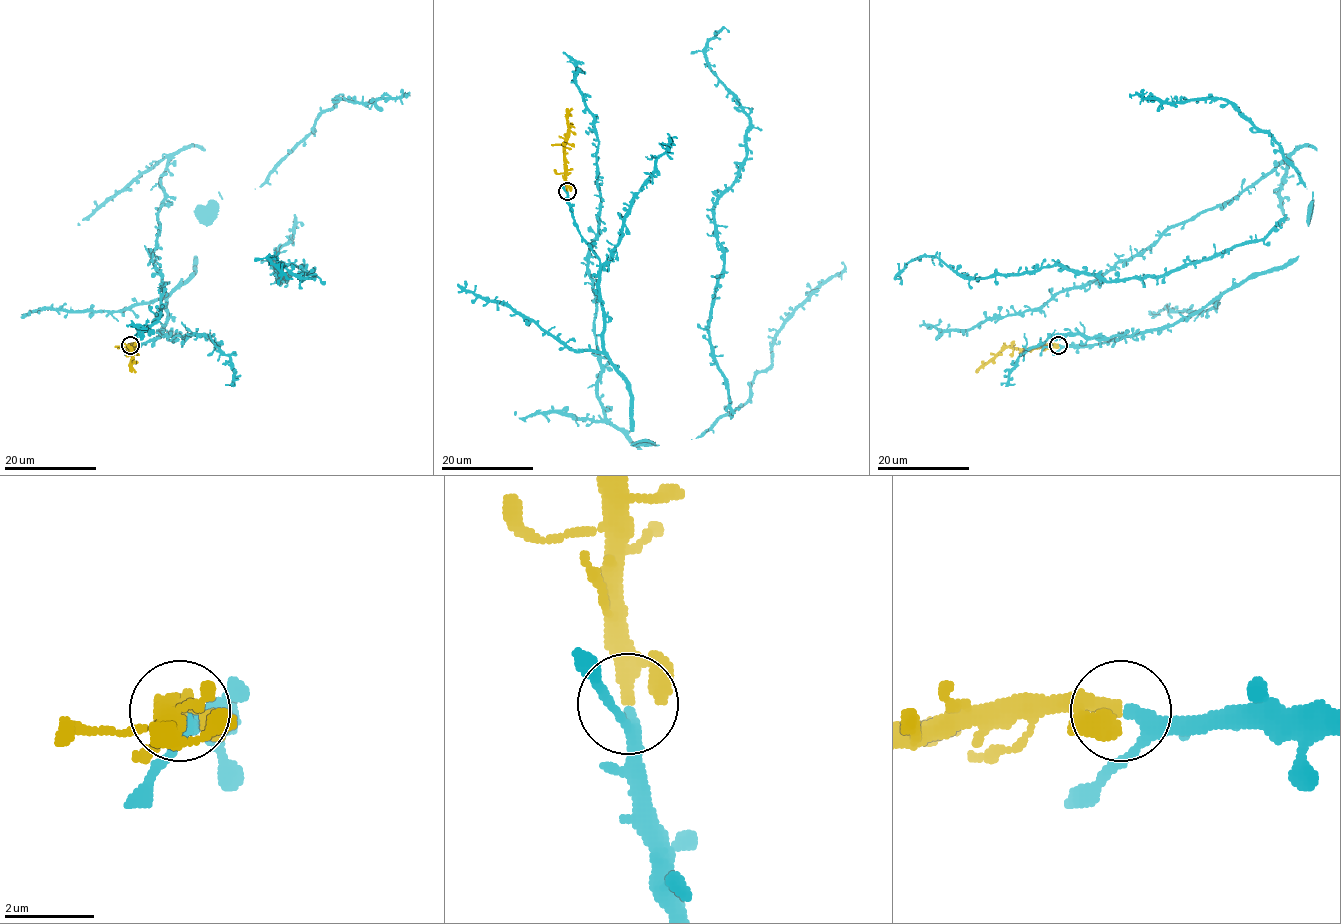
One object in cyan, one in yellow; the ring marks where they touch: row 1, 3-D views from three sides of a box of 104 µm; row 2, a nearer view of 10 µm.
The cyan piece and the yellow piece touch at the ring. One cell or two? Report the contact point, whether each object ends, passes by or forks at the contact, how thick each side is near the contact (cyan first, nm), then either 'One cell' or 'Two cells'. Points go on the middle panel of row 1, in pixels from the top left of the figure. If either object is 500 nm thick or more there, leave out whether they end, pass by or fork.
Place: (567, 191). At the ring cyan passes by. At the ring yellow passes by. Thickness 260 nm (cyan) against 240 nm. One cell

